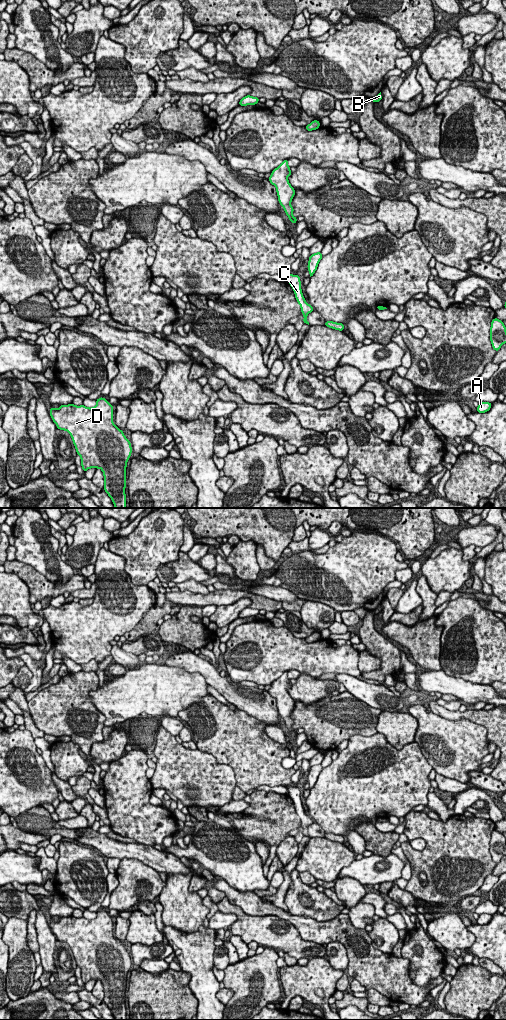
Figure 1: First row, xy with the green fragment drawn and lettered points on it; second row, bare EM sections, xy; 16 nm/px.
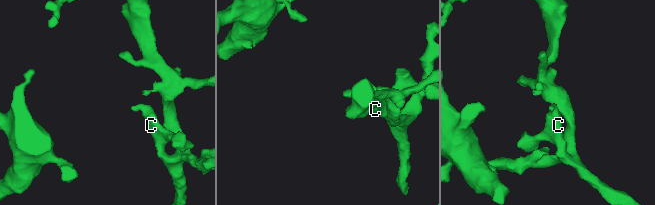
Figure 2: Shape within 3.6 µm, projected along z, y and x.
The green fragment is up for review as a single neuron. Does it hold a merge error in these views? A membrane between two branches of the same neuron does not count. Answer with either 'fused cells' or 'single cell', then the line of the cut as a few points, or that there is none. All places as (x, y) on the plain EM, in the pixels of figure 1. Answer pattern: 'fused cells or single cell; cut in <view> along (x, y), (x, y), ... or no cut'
single cell; no cut

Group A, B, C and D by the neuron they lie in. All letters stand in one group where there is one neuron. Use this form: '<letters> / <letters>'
A B C D

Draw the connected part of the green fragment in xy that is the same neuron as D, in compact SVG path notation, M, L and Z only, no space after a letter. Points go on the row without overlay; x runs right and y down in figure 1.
M103 909L96 912L96 918L89 920L84 917L76 918L73 915L68 917L60 917L58 921L50 920L50 928L57 940L67 943L73 953L77 966L81 970L81 978L83 983L87 983L90 980L100 980L104 988L103 1001L111 1010L115 1020L126 1020L126 979L129 972L132 959L131 954L126 950L123 943L120 942L113 935L113 918Z

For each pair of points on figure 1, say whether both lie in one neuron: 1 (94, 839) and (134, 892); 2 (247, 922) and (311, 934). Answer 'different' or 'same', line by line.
1: same
2: different

